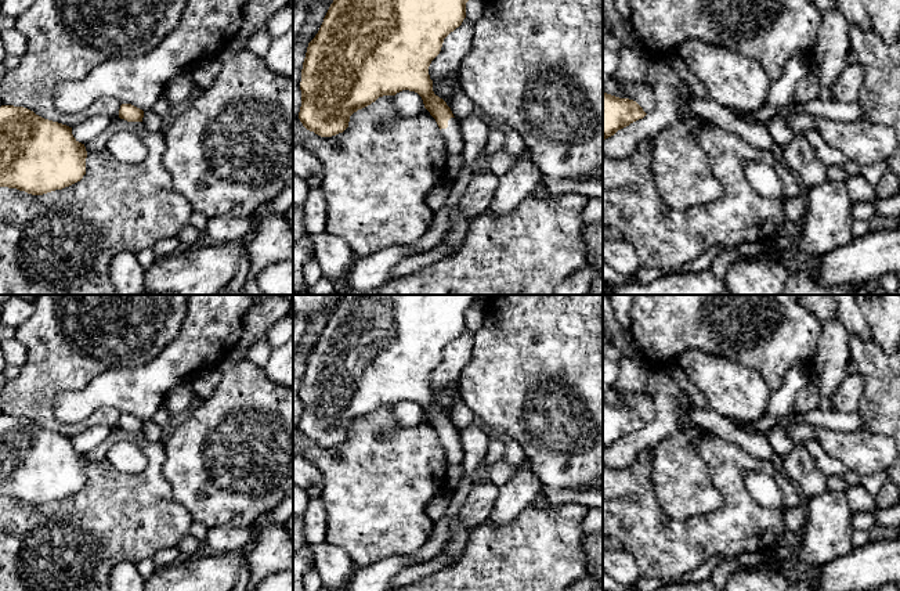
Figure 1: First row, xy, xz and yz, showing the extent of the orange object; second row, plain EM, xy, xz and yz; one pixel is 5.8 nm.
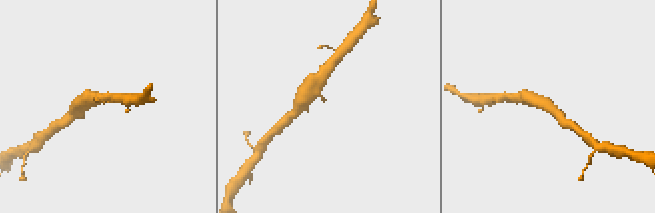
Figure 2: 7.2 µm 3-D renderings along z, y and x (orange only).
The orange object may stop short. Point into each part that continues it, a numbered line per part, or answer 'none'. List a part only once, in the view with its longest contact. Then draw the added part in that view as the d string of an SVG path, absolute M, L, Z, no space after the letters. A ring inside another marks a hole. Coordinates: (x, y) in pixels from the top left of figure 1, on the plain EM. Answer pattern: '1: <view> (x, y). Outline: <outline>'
1: xz (452, 446). Outline: M451 428L448 430L448 437L441 439L440 442L445 451L448 465L462 465L463 448L459 432L455 428Z

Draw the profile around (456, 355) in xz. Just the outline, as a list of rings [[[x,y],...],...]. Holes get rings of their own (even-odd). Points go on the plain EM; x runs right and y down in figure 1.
[[[465,328],[462,335],[444,349],[440,364],[429,376],[431,390],[445,392],[453,389],[456,392],[456,400],[449,411],[449,418],[459,435],[474,421],[473,412],[465,404],[458,390],[459,375],[470,360],[473,342],[474,334]]]

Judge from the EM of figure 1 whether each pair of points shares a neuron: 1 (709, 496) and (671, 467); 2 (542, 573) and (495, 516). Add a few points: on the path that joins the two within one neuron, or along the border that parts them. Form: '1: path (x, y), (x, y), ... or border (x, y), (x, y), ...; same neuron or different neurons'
1: path (700, 496), (680, 476); same neuron
2: border (528, 505), (512, 521), (501, 526), (484, 523); different neurons

